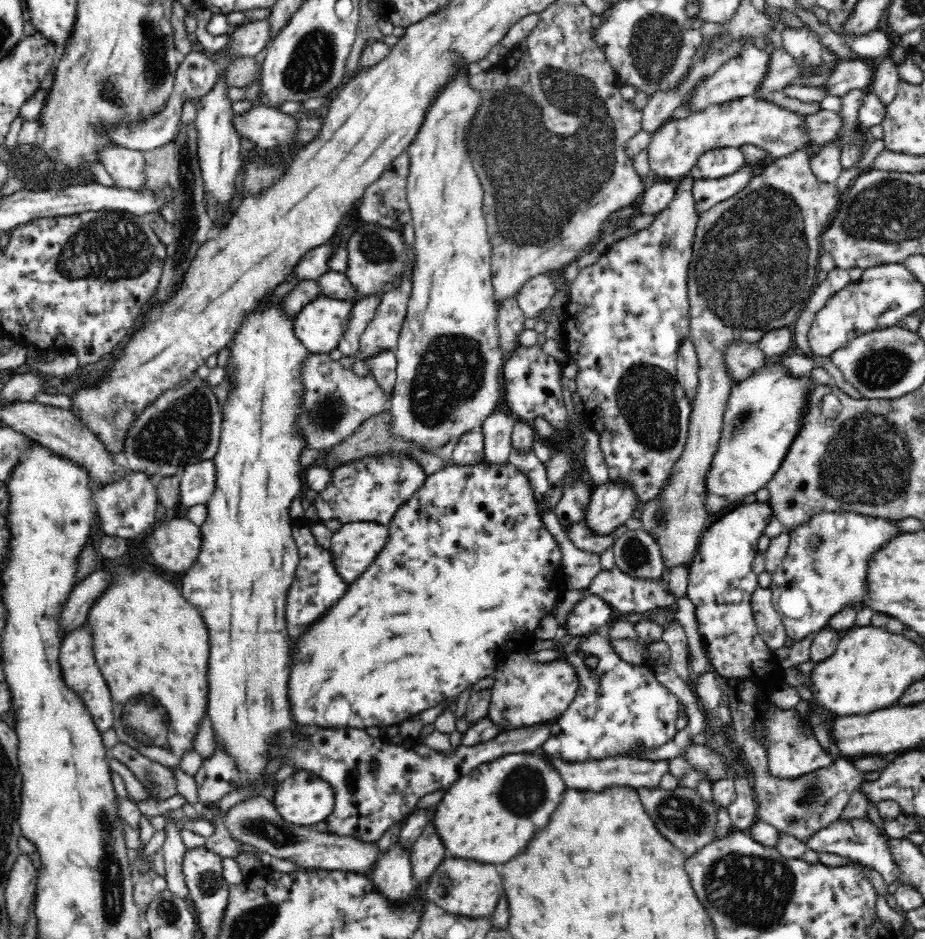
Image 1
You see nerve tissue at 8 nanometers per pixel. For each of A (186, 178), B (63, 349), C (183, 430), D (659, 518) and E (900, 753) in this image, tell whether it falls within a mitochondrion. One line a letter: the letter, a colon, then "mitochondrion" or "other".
A: mitochondrion
B: other
C: mitochondrion
D: mitochondrion
E: other

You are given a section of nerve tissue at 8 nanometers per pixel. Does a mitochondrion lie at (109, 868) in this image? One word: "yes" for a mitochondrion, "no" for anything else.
yes

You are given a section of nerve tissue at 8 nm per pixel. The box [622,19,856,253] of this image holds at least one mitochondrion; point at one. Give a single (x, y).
(721, 41)

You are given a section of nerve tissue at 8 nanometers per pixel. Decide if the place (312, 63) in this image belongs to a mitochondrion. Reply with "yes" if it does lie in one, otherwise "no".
yes

